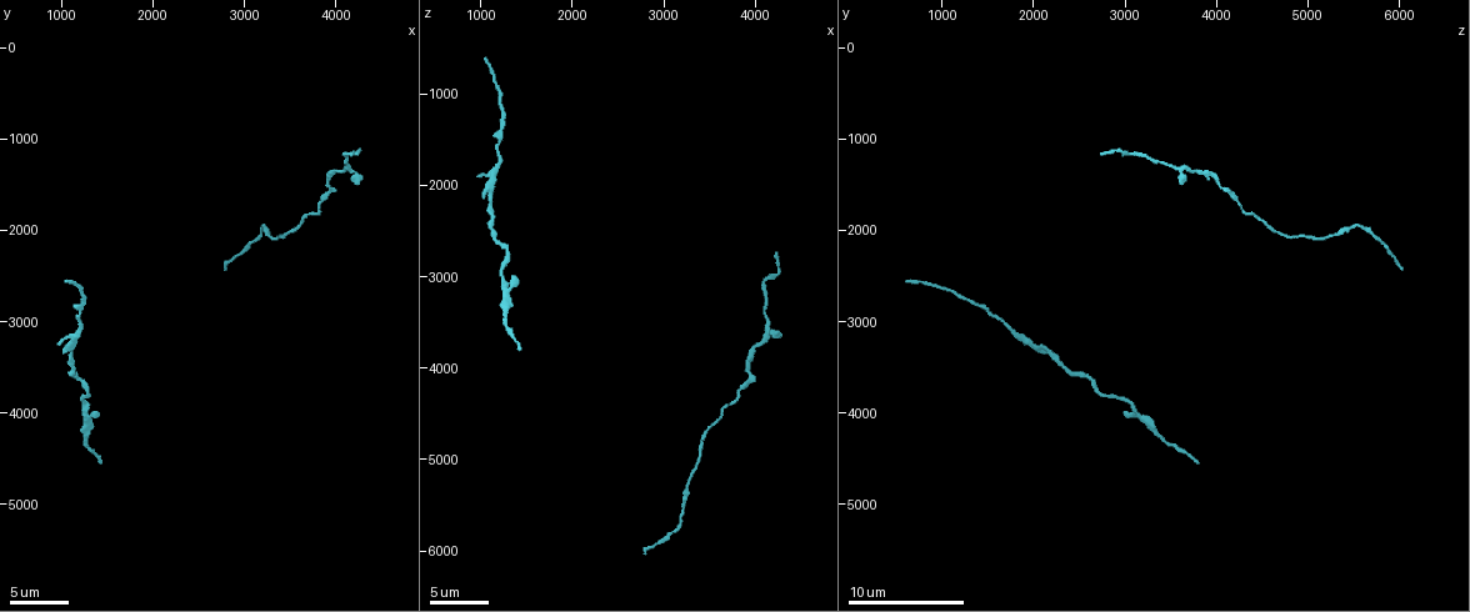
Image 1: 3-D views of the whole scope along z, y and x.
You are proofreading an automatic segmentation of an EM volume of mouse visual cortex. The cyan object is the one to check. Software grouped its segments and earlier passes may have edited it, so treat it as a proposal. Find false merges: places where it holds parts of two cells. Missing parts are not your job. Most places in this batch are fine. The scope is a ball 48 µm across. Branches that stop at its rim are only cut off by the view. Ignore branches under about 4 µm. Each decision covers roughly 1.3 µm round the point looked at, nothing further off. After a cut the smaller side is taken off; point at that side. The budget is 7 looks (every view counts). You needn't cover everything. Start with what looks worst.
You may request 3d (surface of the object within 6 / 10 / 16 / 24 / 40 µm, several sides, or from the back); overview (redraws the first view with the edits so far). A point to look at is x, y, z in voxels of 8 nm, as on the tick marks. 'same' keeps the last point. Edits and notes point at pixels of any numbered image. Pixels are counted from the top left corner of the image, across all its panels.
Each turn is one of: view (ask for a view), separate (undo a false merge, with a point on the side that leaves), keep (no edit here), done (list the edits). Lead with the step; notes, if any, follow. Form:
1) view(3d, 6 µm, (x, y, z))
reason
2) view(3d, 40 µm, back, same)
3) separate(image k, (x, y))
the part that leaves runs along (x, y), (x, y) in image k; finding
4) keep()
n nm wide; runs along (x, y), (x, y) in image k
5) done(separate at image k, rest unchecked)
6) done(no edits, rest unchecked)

view(3d, 10 µm, (3450, 2100, 4750))

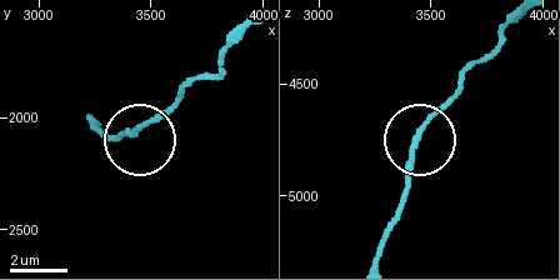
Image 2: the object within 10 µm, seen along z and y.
keep()
continuous, no second cell

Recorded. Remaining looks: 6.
view(3d, 10 µm, (1100, 3300, 2000))
thick turns thin

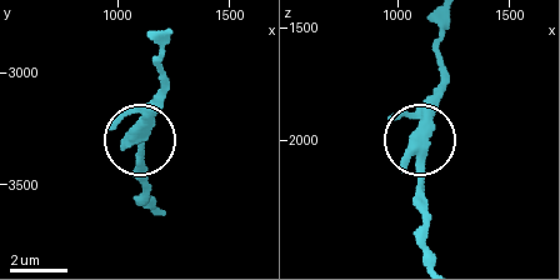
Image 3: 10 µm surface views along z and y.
view(3d, 10 µm, back, (1100, 3280, 2060))
from behind

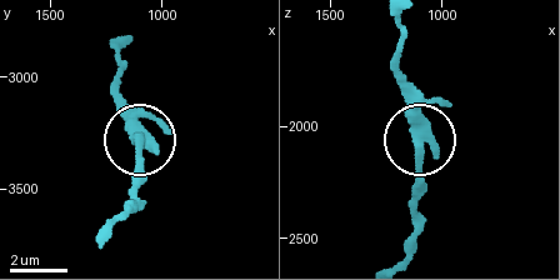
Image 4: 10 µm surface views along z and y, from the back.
keep()
3 arms; runs along (404, 254), (421, 139), (421, 103), (409, 84) in image 4; continuous, no second cell

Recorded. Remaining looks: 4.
view(3d, 10 µm, (3900, 1550, 4050))
narrows sharply

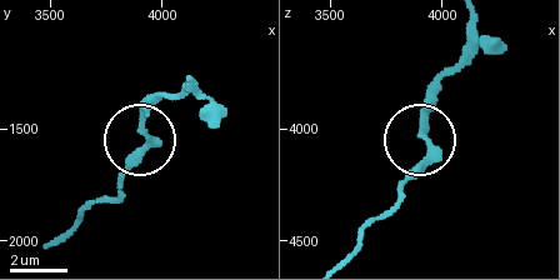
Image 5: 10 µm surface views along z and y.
keep()
all the same cell

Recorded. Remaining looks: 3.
done(no edits, rest unchecked)

